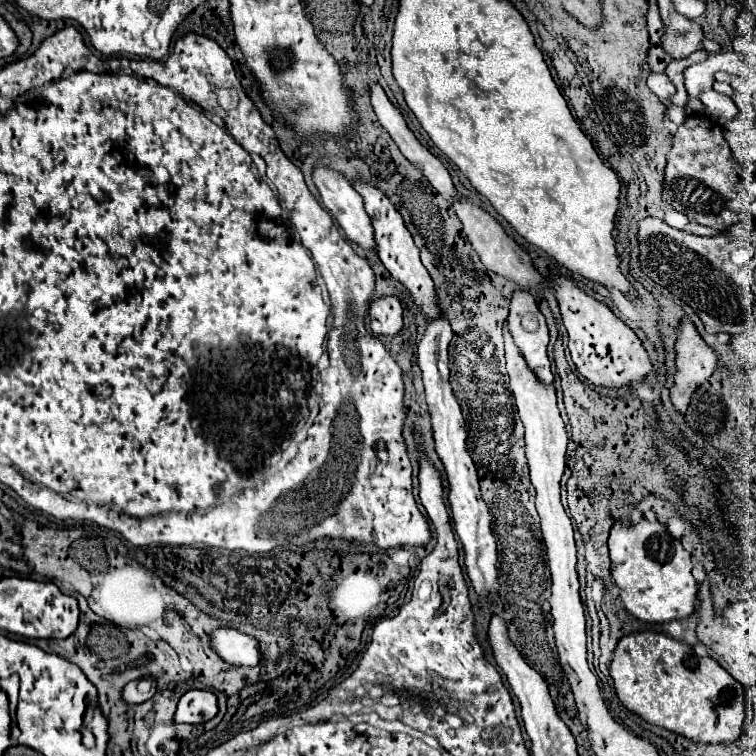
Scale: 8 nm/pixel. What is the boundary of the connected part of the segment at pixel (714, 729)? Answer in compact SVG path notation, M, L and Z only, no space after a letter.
M638 631L624 635L614 651L610 663L614 689L622 705L642 717L644 721L682 735L694 743L734 743L742 735L744 725L744 687L728 671L724 671L712 657L700 657L686 643L672 639L666 633Z

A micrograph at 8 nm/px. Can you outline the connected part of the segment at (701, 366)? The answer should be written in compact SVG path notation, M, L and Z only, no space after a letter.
M682 319L676 331L676 375L670 387L670 401L674 409L684 415L690 397L716 369L716 355L696 333L690 319Z

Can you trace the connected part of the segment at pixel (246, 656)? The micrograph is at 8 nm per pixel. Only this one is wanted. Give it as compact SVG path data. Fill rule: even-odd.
M218 627L210 633L212 651L232 667L256 667L262 663L262 651L256 637L248 637L238 629Z

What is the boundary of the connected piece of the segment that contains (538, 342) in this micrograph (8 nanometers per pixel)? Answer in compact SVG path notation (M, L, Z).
M514 291L510 301L508 327L514 337L514 343L520 347L528 367L544 381L552 383L554 375L550 371L550 361L546 355L548 345L548 327L544 315L538 311L534 297L528 291Z

